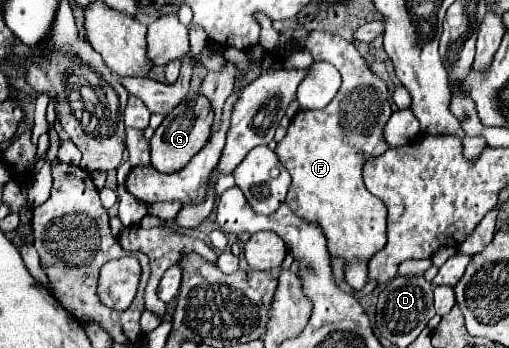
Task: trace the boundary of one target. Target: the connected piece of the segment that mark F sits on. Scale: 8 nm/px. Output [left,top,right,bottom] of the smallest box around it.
[276,31,392,289]

